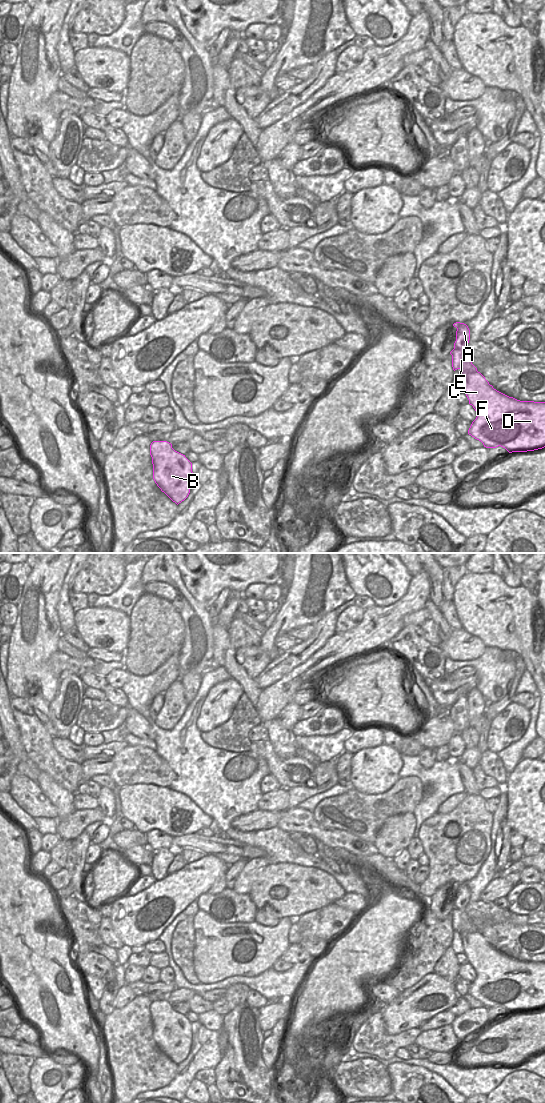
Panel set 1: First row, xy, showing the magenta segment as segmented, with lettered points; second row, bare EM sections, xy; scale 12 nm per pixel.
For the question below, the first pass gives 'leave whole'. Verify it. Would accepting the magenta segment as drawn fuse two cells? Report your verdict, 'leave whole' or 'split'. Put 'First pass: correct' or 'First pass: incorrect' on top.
First pass: correct
leave whole

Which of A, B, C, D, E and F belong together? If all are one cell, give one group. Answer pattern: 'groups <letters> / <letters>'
groups A B C D E F

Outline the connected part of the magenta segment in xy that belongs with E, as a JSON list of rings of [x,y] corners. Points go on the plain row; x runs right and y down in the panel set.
[[[464,883],[453,884],[457,888],[452,915],[453,930],[459,929],[464,953],[469,964],[476,971],[476,979],[472,982],[468,994],[481,1001],[486,1008],[501,1006],[509,1013],[527,1012],[545,1007],[545,962],[520,961],[509,957],[496,949],[477,931],[470,918],[465,913],[465,908],[470,900],[470,890]]]

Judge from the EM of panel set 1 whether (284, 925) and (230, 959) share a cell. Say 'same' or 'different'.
same

